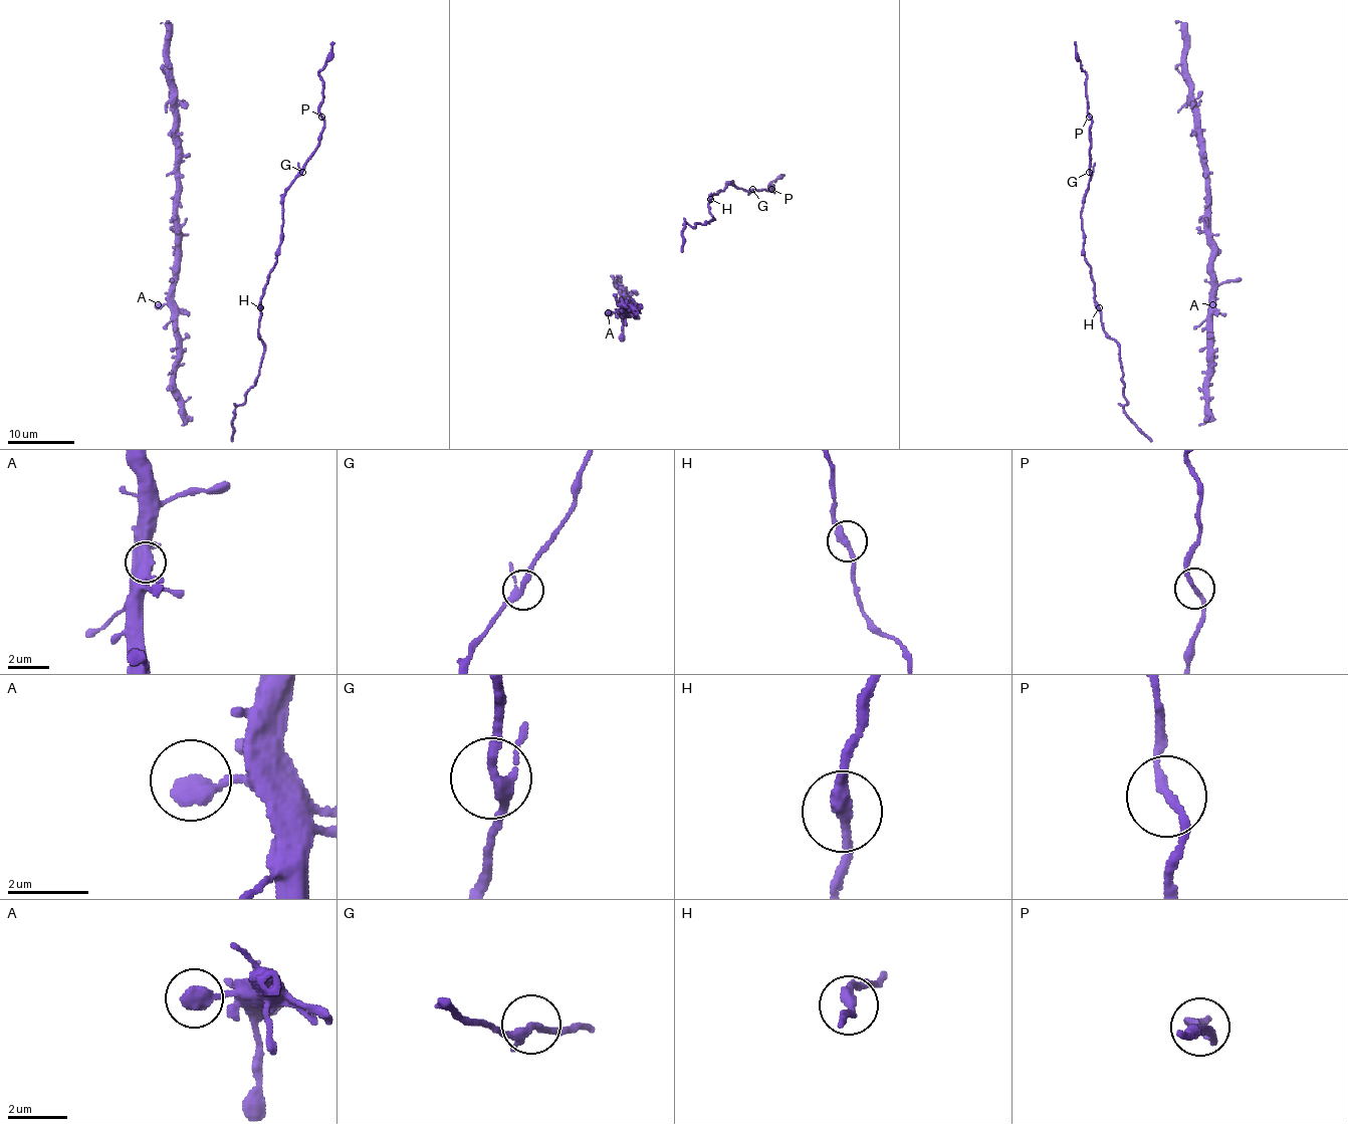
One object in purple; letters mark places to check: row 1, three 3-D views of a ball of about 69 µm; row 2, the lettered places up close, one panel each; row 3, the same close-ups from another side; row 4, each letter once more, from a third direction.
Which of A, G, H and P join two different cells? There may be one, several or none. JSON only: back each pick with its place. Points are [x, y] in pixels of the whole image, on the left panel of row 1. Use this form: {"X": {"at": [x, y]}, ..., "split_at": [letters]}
{"split_at": []}

